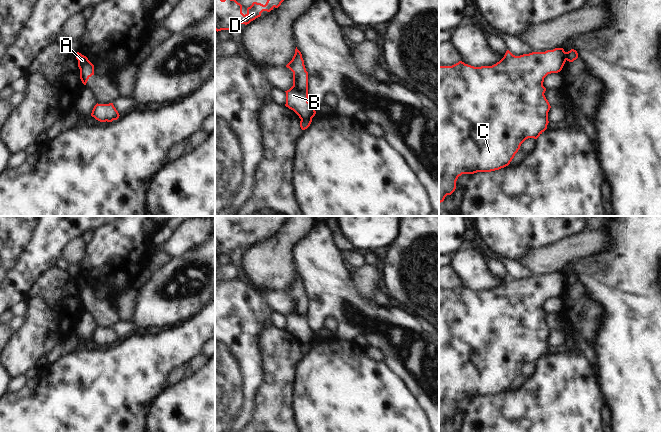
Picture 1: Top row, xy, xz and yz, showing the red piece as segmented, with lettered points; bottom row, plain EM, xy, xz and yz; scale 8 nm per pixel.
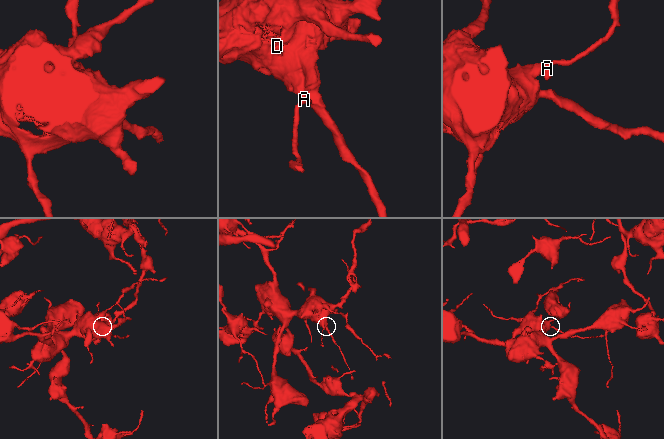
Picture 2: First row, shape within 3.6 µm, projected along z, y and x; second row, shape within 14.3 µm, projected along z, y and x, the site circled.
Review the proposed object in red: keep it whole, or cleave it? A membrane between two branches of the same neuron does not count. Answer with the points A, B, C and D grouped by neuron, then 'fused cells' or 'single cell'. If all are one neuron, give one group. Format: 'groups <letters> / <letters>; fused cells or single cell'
groups A / B C D; fused cells

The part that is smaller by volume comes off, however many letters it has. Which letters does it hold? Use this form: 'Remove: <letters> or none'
Remove: A

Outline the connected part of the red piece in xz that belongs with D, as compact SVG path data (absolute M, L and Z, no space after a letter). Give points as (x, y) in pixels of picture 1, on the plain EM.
M215 216L215 254L231 254L236 248L249 248L251 245L261 240L263 235L270 236L273 232L278 232L281 227L286 223L288 216L268 216L269 222L265 229L257 226L253 226L250 231L247 232L247 237L242 237L242 229L235 223L229 220L228 216Z

